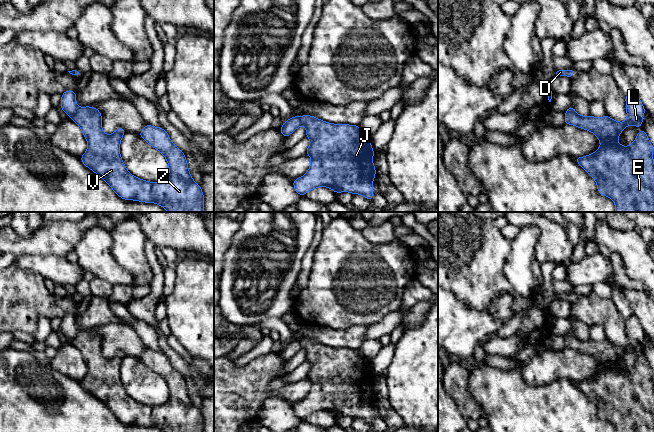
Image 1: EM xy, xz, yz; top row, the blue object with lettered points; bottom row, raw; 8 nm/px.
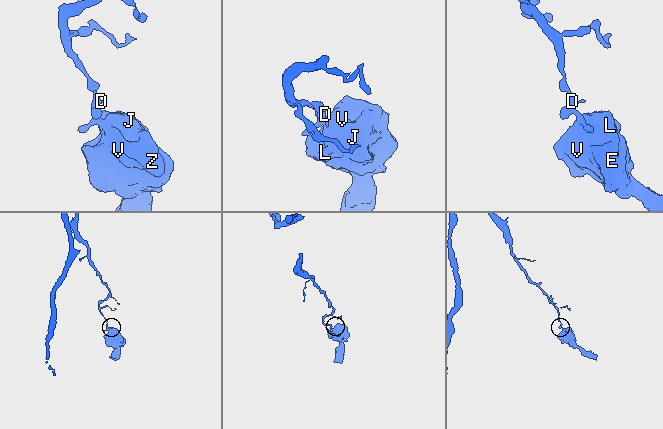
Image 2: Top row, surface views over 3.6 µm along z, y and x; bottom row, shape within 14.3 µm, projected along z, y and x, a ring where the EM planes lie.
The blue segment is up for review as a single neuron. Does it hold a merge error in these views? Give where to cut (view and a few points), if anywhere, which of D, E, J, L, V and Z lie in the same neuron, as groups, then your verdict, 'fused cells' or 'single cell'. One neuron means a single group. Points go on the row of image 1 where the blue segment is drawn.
cut in xy along (78, 107), (71, 117); D / E J L V Z; fused cells

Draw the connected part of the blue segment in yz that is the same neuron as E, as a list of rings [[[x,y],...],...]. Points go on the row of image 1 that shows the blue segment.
[[[635,91],[625,95],[625,101],[627,112],[625,122],[615,121],[608,115],[604,117],[580,116],[576,111],[568,108],[565,111],[564,123],[590,131],[600,141],[601,145],[594,153],[576,157],[575,160],[596,181],[599,194],[613,200],[615,212],[654,212],[654,148],[646,132],[639,131],[635,141],[627,147],[617,141],[627,126],[642,126],[646,110]]]

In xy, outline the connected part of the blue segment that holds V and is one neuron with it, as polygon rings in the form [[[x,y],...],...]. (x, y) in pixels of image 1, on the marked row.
[[[78,107],[71,119],[81,128],[88,142],[86,152],[80,157],[82,163],[101,177],[120,198],[155,203],[167,212],[204,212],[203,191],[189,172],[185,154],[173,144],[162,127],[148,124],[138,133],[149,145],[161,152],[168,162],[168,177],[159,182],[149,182],[133,176],[121,158],[120,143],[127,132],[124,128],[120,127],[110,135],[105,134],[102,131],[101,112],[96,107]]]

